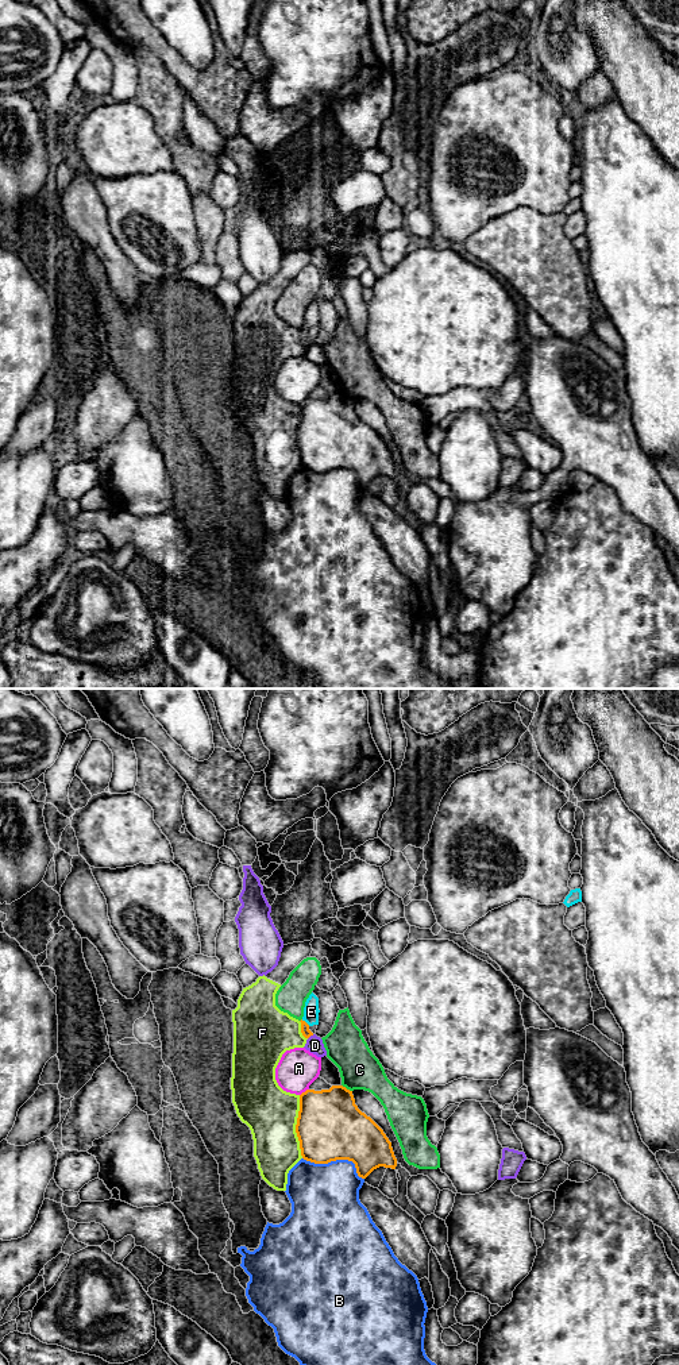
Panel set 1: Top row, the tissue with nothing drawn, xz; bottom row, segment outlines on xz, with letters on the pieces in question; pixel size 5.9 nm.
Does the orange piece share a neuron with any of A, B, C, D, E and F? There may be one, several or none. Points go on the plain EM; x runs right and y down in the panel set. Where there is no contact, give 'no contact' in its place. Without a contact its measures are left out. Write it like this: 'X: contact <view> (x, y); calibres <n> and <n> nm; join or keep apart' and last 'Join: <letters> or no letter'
A: contact xz (305, 400); calibres 400 and 240 nm; keep apart
B: contact xz (336, 467); calibres 400 and 400 nm; keep apart
C: contact xz (346, 397); calibres 400 and 240 nm; keep apart
D: contact xz (311, 343); calibres 60 and 100 nm; keep apart
E: contact xz (304, 330); calibres 60 and 100 nm; join
F: contact xz (296, 435); calibres 400 and 320 nm; keep apart
Join: E

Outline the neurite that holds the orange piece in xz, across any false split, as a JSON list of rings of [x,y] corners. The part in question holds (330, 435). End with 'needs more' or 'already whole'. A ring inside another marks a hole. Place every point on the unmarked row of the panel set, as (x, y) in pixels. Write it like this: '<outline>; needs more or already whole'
[[[343,394],[329,398],[306,398],[300,404],[296,433],[301,464],[315,473],[348,469],[355,473],[359,486],[366,487],[379,475],[396,478],[397,467],[383,439],[355,413],[352,400]]]; already whole

